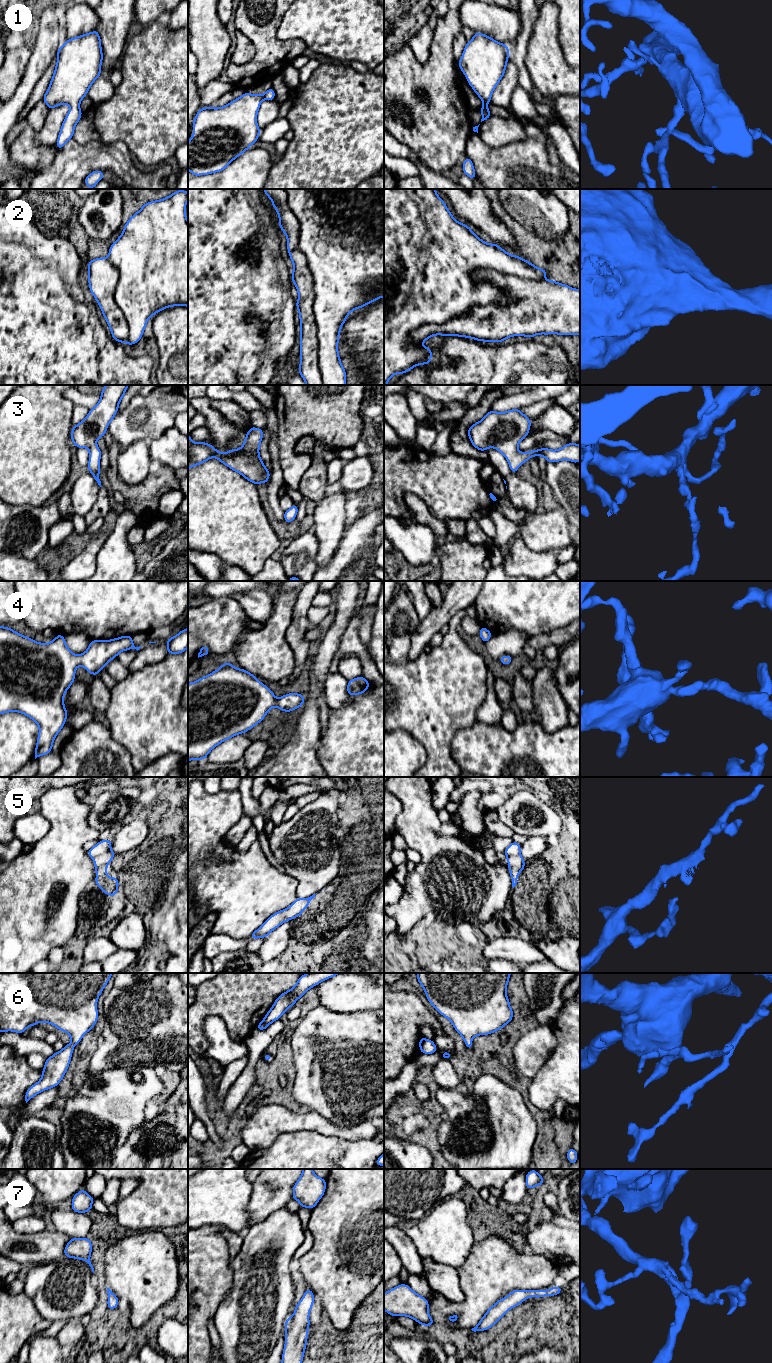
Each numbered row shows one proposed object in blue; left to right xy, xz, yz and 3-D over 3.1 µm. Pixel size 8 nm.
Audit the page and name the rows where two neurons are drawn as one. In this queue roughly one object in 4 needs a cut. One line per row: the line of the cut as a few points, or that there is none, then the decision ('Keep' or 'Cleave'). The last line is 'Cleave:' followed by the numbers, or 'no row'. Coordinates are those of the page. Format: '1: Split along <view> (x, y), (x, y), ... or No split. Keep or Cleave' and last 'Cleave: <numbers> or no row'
1: No split. Keep
2: Split along yz (541, 279), (477, 269), (508, 302), (409, 340). Cleave
3: No split. Keep
4: No split. Keep
5: No split. Keep
6: No split. Keep
7: No split. Keep
Cleave: 2

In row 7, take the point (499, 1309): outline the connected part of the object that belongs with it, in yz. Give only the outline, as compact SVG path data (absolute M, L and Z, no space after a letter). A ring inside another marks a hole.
M555 1286L548 1290L513 1290L509 1293L508 1296L498 1300L493 1306L491 1306L484 1314L480 1322L471 1330L474 1332L488 1330L490 1327L495 1325L503 1316L505 1316L508 1310L520 1305L525 1299L529 1297L551 1297L553 1295L560 1294L562 1292L562 1289L562 1287Z

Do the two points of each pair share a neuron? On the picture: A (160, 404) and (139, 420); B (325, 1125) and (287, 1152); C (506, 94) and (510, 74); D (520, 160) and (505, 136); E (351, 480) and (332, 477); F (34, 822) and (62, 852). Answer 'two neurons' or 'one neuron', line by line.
A: one neuron
B: two neurons
C: one neuron
D: two neurons
E: two neurons
F: two neurons

